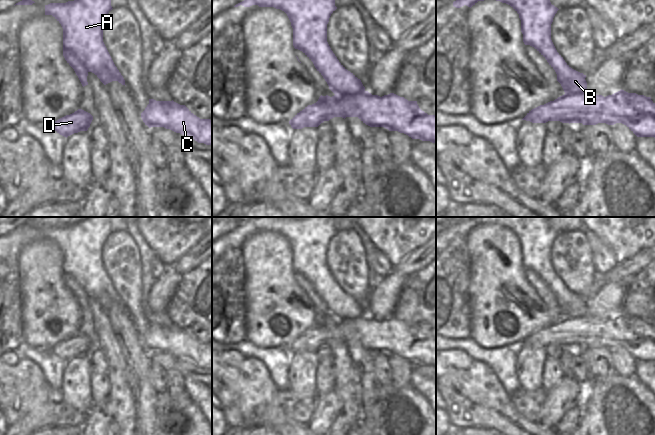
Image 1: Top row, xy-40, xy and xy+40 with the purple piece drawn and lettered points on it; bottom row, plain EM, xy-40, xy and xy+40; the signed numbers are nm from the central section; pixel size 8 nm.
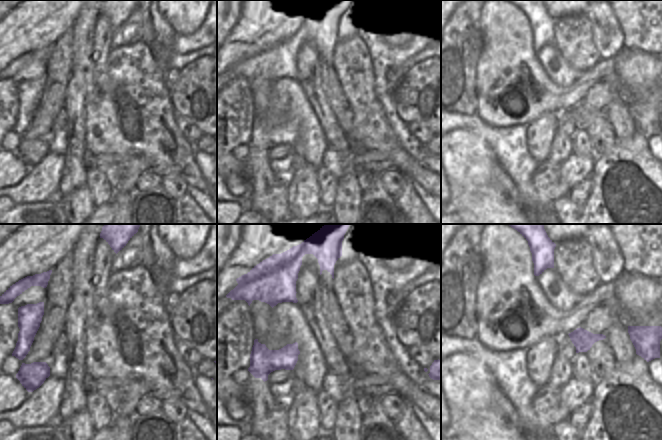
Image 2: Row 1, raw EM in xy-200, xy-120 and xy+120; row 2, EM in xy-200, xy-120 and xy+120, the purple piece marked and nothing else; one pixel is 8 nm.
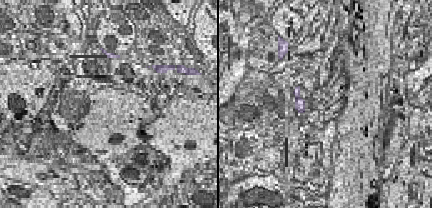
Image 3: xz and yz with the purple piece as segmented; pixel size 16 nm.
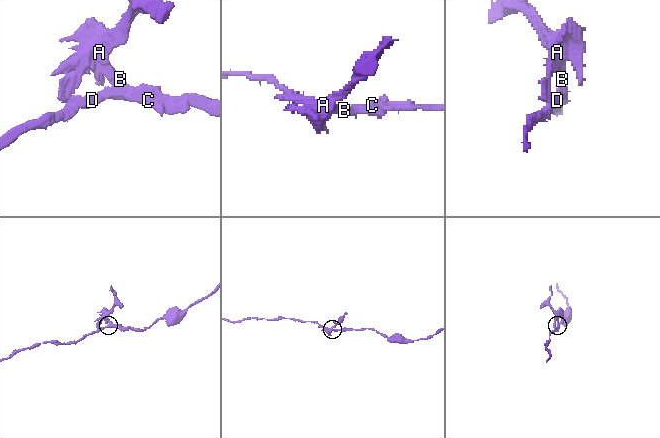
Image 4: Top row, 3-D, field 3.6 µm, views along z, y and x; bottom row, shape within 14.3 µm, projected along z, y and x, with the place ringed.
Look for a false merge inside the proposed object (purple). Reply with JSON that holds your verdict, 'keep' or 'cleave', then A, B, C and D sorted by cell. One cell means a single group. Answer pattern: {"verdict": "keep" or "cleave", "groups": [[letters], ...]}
{"verdict": "cleave", "groups": [["A", "B"], ["C", "D"]]}

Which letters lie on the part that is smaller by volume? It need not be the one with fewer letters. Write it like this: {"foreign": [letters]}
{"foreign": ["A", "B"]}

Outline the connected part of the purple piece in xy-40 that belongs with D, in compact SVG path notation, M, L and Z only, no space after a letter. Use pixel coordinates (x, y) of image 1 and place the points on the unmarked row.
M78 333L70 339L66 339L51 348L53 353L64 361L68 361L80 355L87 355L93 344L93 340L82 334Z

